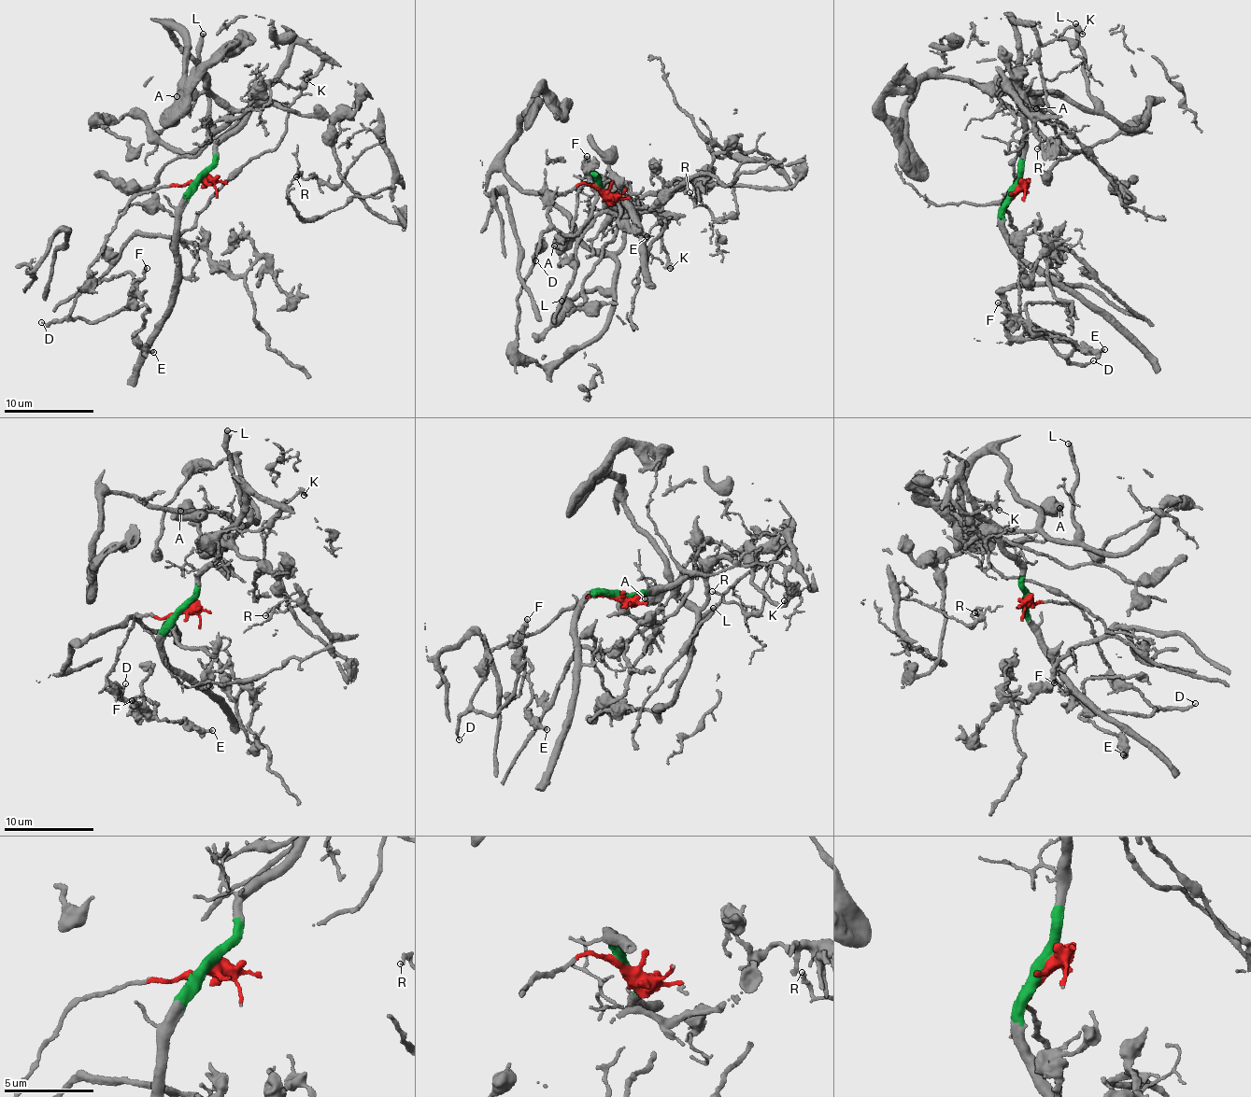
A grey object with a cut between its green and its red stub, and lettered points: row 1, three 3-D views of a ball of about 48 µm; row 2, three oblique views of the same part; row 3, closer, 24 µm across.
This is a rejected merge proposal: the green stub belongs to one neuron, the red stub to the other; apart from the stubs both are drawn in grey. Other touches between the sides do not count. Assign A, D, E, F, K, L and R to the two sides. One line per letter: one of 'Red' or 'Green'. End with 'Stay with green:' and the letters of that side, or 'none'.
A: Green
D: Red
E: Red
F: Red
K: Green
L: Green
R: Green
Stay with green: A, K, L, R

